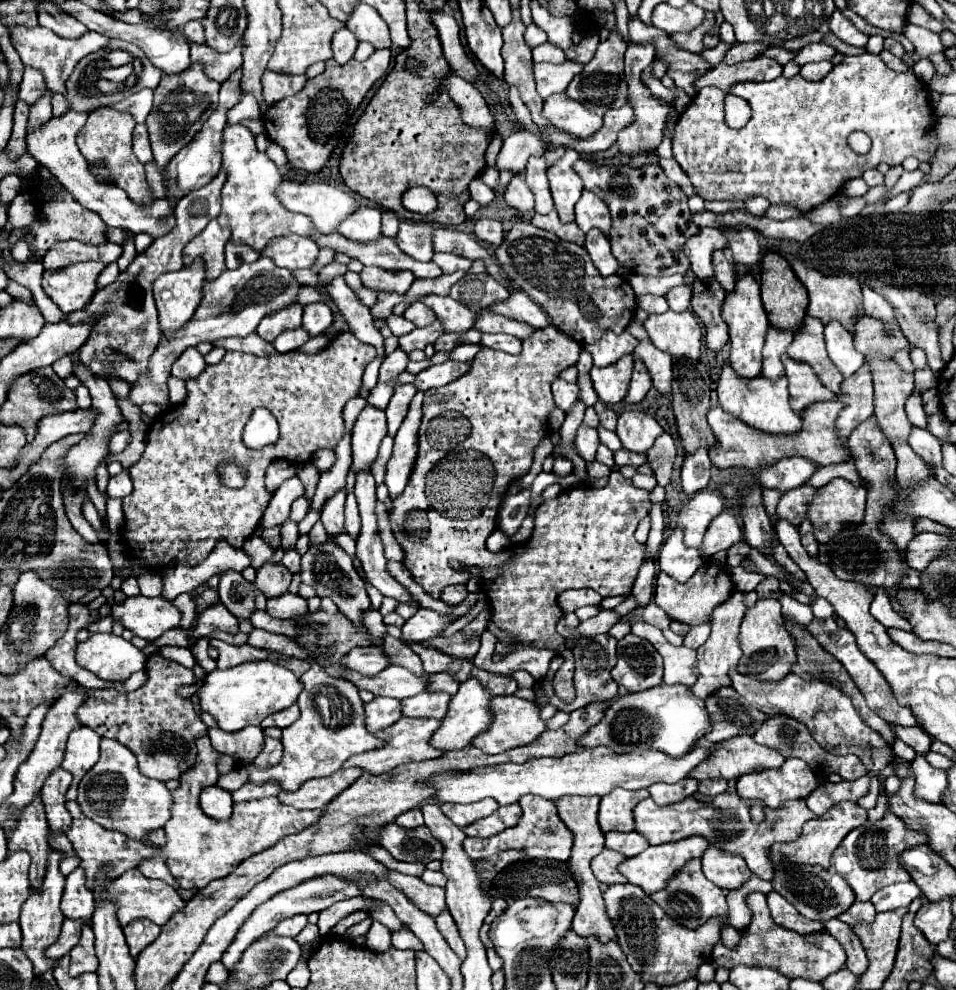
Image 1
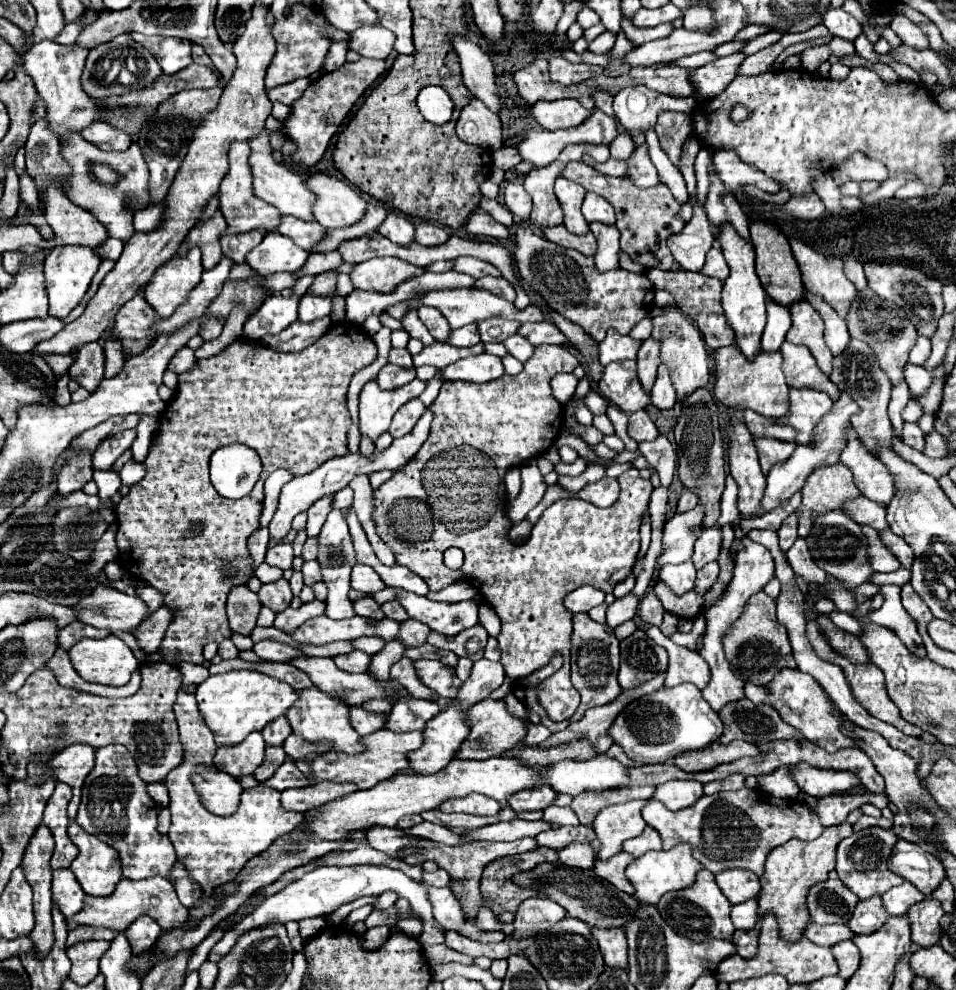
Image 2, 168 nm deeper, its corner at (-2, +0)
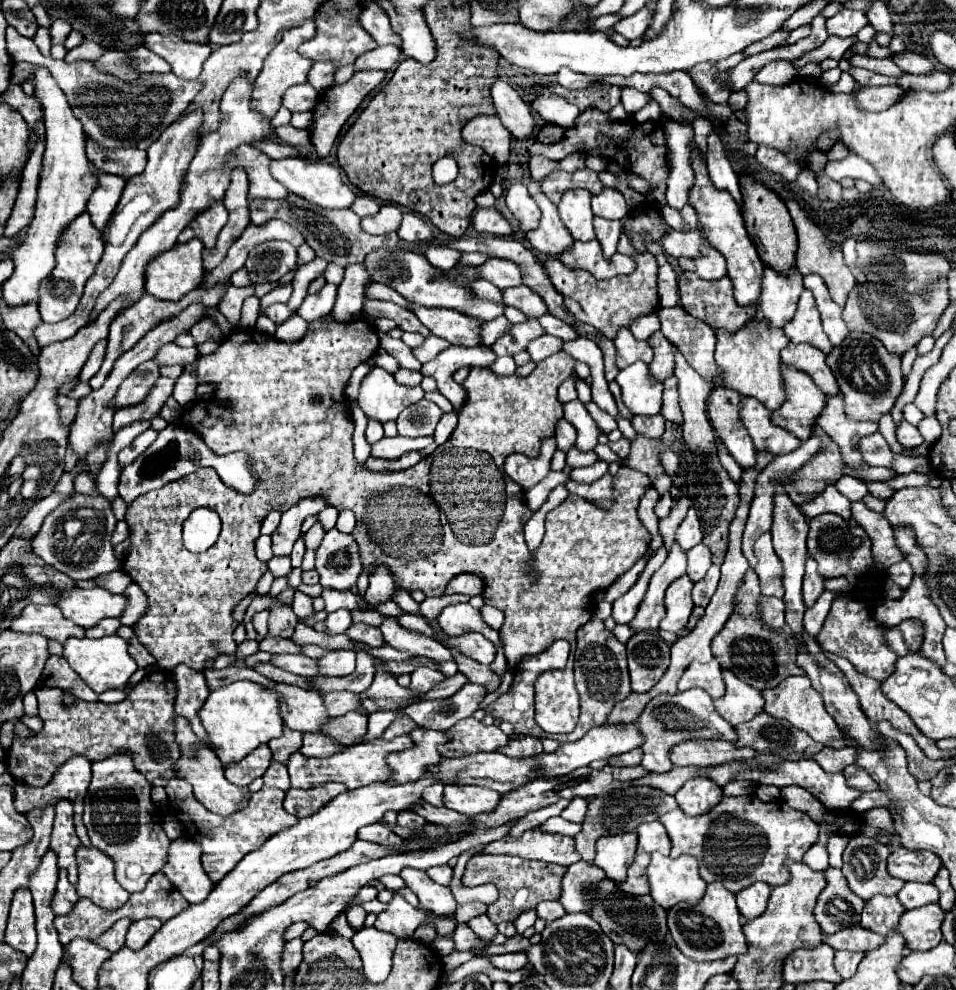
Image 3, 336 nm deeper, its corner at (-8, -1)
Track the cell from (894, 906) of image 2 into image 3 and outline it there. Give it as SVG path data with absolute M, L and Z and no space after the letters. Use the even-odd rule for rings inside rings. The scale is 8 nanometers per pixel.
M905 882L905 886L901 888L901 892L897 894L901 904L911 910L911 908L919 908L931 902L939 902L939 890L929 882Z

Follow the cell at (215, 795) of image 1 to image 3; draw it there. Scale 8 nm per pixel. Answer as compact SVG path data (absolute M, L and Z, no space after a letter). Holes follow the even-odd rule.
M175 716L175 740L181 748L181 756L173 766L175 776L185 778L193 786L195 798L205 808L209 808L211 812L221 814L221 816L231 816L233 812L239 812L247 806L247 802L251 798L251 792L245 786L235 786L235 784L227 782L227 778L223 776L223 768L221 768L219 758L215 756L215 752L209 746L205 748L205 744L201 744L201 740L193 734L191 724L183 716Z

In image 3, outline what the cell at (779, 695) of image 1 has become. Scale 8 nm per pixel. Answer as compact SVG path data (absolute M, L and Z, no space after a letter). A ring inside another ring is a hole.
M791 676L791 678L783 680L781 684L777 684L775 688L763 690L763 698L765 698L765 712L767 714L771 714L773 718L783 718L783 720L791 722L795 728L807 732L815 742L821 742L831 748L843 748L847 744L843 732L837 728L833 718L827 714L821 696L815 692L815 688L807 680L807 676L803 676L803 678Z

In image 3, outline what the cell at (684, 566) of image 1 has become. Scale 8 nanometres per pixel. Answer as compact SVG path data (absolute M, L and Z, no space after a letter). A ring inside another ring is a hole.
M681 576L679 580L675 580L675 584L671 584L667 588L665 594L665 618L659 624L661 630L669 630L679 634L689 620L689 614L693 610L693 600L691 600L691 588L693 582L687 580L687 576Z

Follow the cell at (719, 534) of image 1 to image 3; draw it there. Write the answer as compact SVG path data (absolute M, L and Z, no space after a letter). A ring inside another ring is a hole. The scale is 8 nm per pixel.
M697 544L687 550L687 576L691 582L699 582L711 566L711 552L705 544Z

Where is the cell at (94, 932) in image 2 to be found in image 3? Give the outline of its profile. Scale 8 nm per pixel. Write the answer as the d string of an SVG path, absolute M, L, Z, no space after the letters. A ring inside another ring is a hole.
M121 918L107 932L103 932L95 942L101 948L107 948L109 952L117 952L125 944L125 934L127 934L129 926L131 926L131 920L129 918Z

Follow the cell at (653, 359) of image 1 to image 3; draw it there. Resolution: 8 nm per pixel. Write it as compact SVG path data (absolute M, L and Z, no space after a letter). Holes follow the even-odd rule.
M667 378L665 380L665 390L663 390L663 408L661 414L675 424L683 424L683 414L679 408L677 400L677 378Z

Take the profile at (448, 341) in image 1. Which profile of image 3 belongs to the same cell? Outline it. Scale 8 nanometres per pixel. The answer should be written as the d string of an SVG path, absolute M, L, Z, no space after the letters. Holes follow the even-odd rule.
M499 316L499 318L491 320L491 322L485 322L483 328L481 328L481 344L491 346L497 338L501 338L505 332L509 332L511 326L513 324L505 316Z

